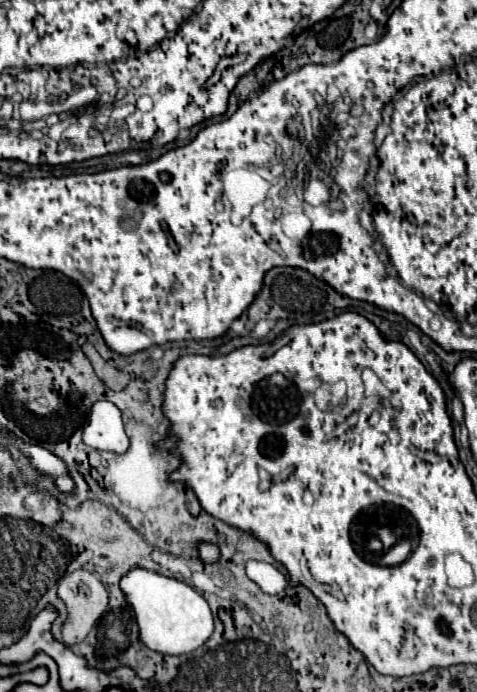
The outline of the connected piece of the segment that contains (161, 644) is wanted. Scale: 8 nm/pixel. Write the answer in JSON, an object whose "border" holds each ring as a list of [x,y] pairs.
{"border":[[[131,568],[131,572],[121,578],[119,588],[125,594],[127,604],[133,608],[139,624],[139,638],[149,650],[167,656],[189,654],[205,644],[213,634],[213,614],[207,600],[177,578],[167,578],[145,568]]]}

